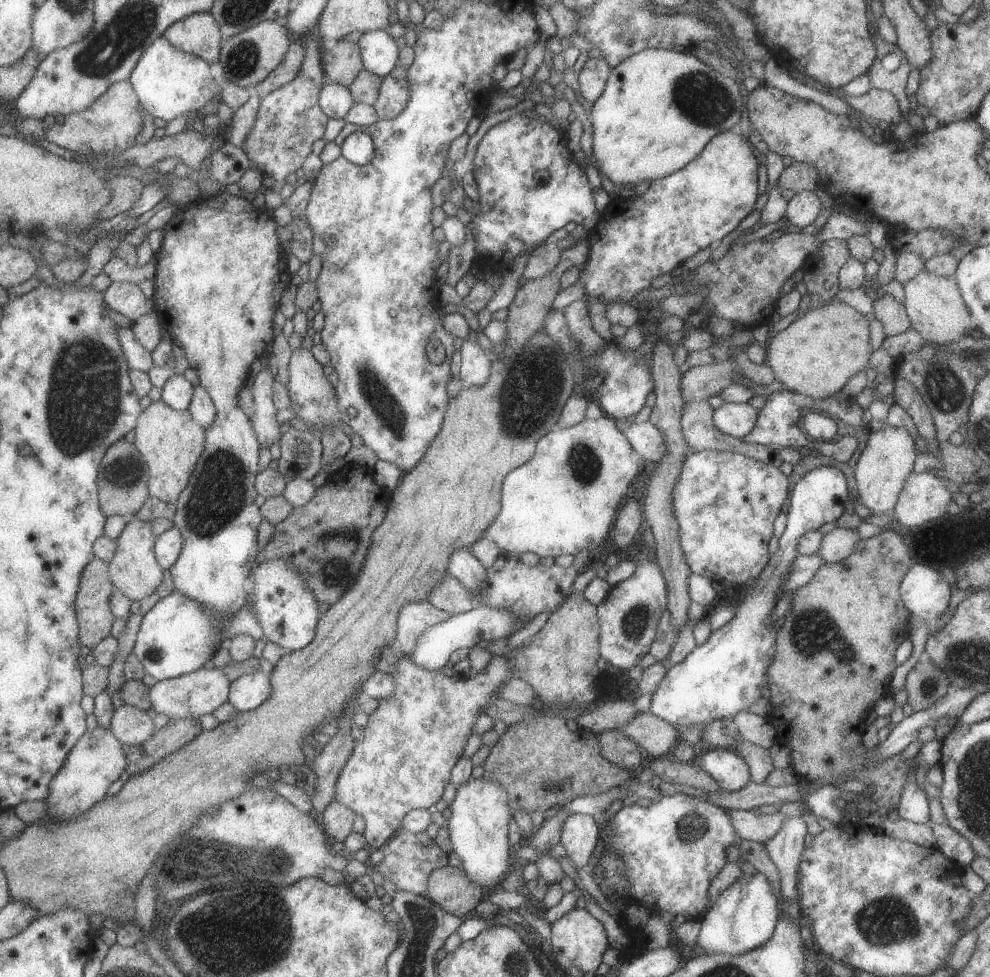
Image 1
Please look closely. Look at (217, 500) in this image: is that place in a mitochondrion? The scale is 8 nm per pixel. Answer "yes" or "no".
yes

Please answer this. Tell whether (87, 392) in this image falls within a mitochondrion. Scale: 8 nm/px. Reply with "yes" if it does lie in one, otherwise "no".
yes

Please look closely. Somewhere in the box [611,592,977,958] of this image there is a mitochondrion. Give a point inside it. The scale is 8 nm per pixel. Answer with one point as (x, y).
(882, 922)

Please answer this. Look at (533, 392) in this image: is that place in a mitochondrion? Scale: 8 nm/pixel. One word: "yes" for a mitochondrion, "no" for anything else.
yes

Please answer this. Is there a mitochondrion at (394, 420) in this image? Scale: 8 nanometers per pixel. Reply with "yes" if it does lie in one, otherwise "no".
yes

